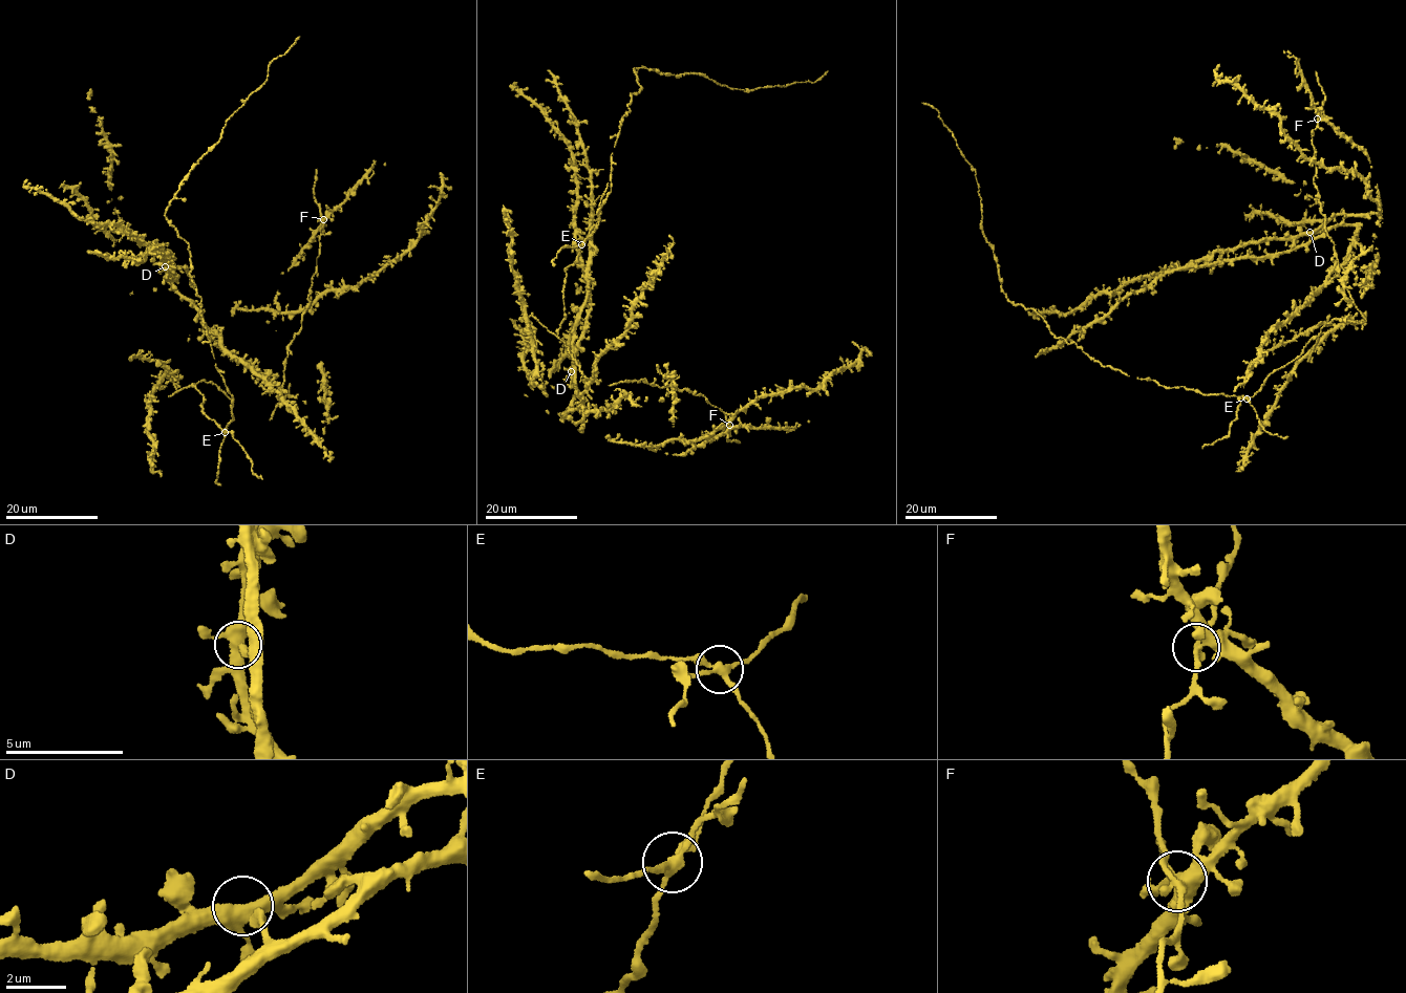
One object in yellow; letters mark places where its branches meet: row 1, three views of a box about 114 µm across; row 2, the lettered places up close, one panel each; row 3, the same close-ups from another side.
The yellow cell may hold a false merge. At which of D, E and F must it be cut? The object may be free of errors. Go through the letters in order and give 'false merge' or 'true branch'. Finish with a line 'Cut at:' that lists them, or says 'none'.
D: true branch
E: false merge
F: true branch
Cut at: E

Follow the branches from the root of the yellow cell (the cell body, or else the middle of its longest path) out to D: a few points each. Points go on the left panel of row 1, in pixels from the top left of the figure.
D: (207, 325), (201, 311), (170, 282), (172, 275), (176, 276), (174, 278), (165, 266)

